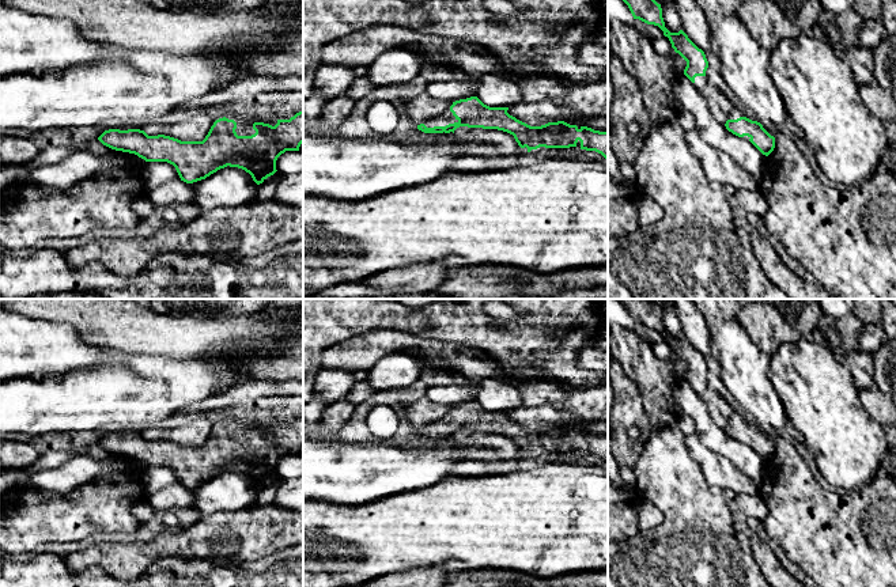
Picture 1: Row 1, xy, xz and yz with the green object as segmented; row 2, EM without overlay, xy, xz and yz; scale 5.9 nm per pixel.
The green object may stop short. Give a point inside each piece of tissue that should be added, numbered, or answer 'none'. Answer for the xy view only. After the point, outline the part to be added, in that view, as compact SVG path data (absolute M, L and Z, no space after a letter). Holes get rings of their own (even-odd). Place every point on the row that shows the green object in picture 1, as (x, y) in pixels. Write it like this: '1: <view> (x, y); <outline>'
1: xy (242, 129); M224 113L224 114L222 114L220 117L213 118L213 120L212 120L212 125L213 125L213 122L215 122L216 120L223 118L223 117L226 117L226 118L228 118L228 120L234 120L234 121L237 122L237 129L235 129L235 132L237 132L238 136L252 136L252 135L256 133L256 130L253 129L253 124L243 124L243 122L238 121L238 120L237 120L232 114L230 114L230 113ZM211 125L211 126L212 126L212 125Z

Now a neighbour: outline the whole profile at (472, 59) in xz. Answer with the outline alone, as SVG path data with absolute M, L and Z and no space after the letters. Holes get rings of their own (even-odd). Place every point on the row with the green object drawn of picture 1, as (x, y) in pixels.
M385 24L355 31L328 43L322 50L322 60L329 65L370 67L392 49L428 57L435 64L460 68L466 75L507 76L503 60L487 48Z

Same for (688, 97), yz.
M676 73L670 86L677 106L693 114L700 137L711 147L727 154L753 177L760 178L767 156L751 141L733 135L725 125L719 124L712 117L702 92L684 73Z

